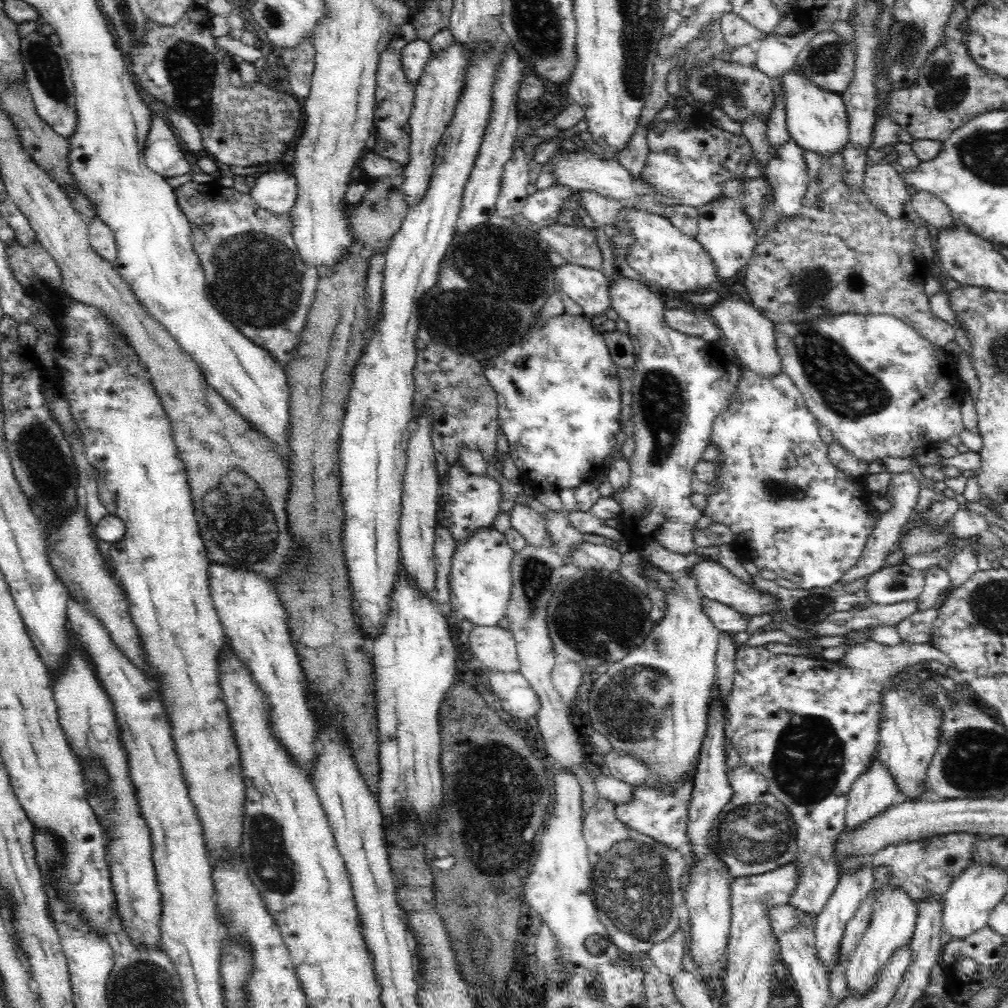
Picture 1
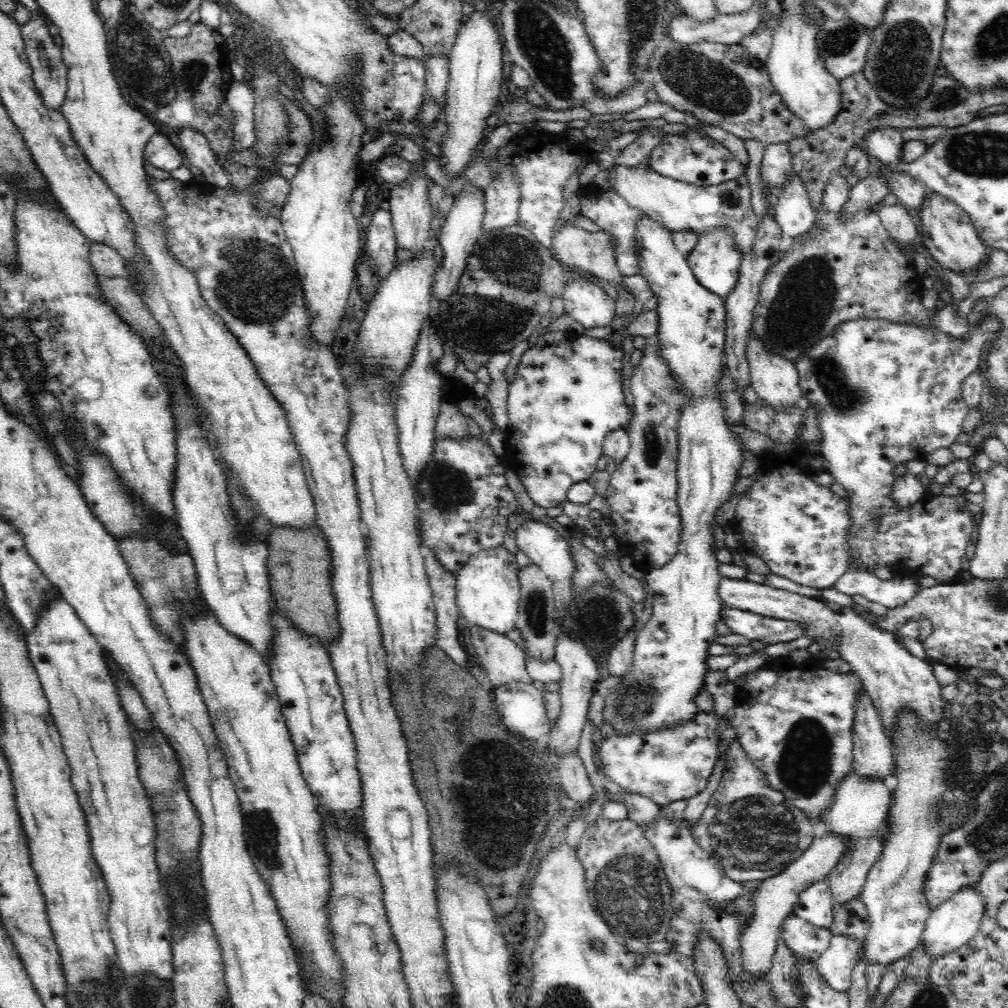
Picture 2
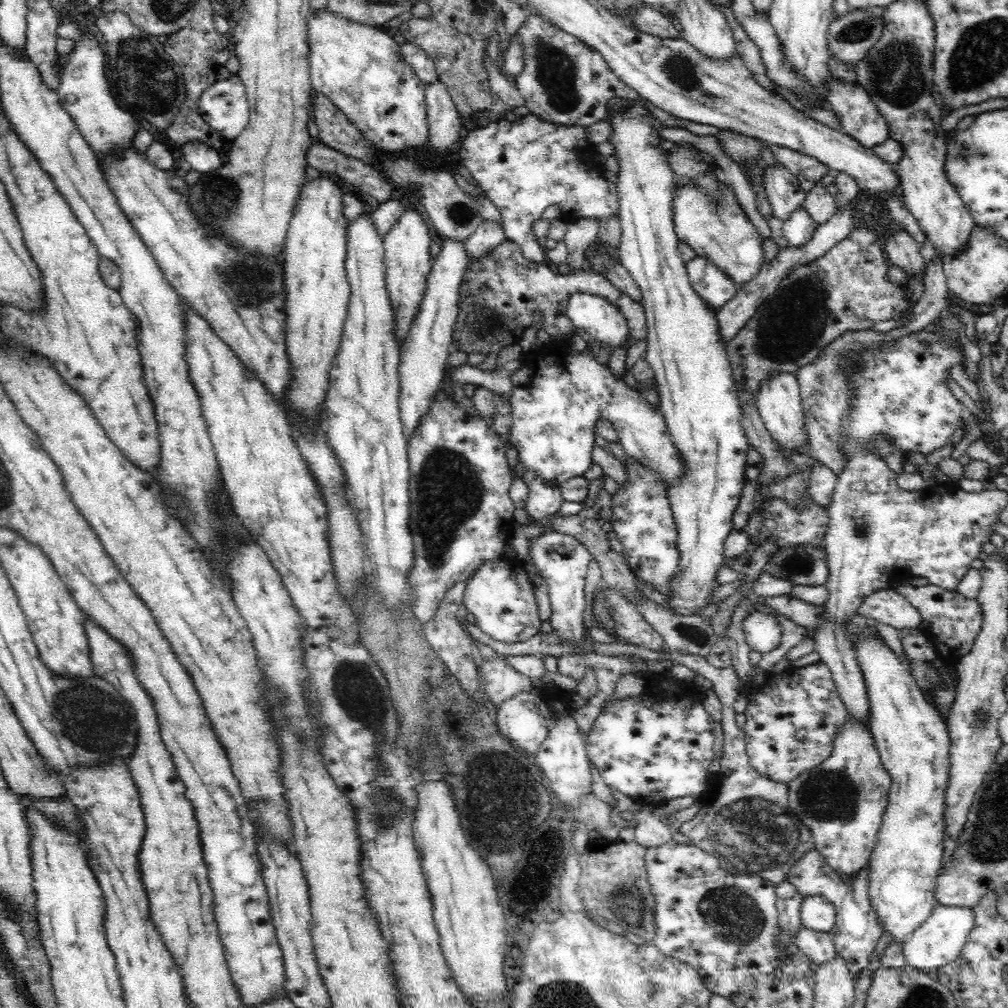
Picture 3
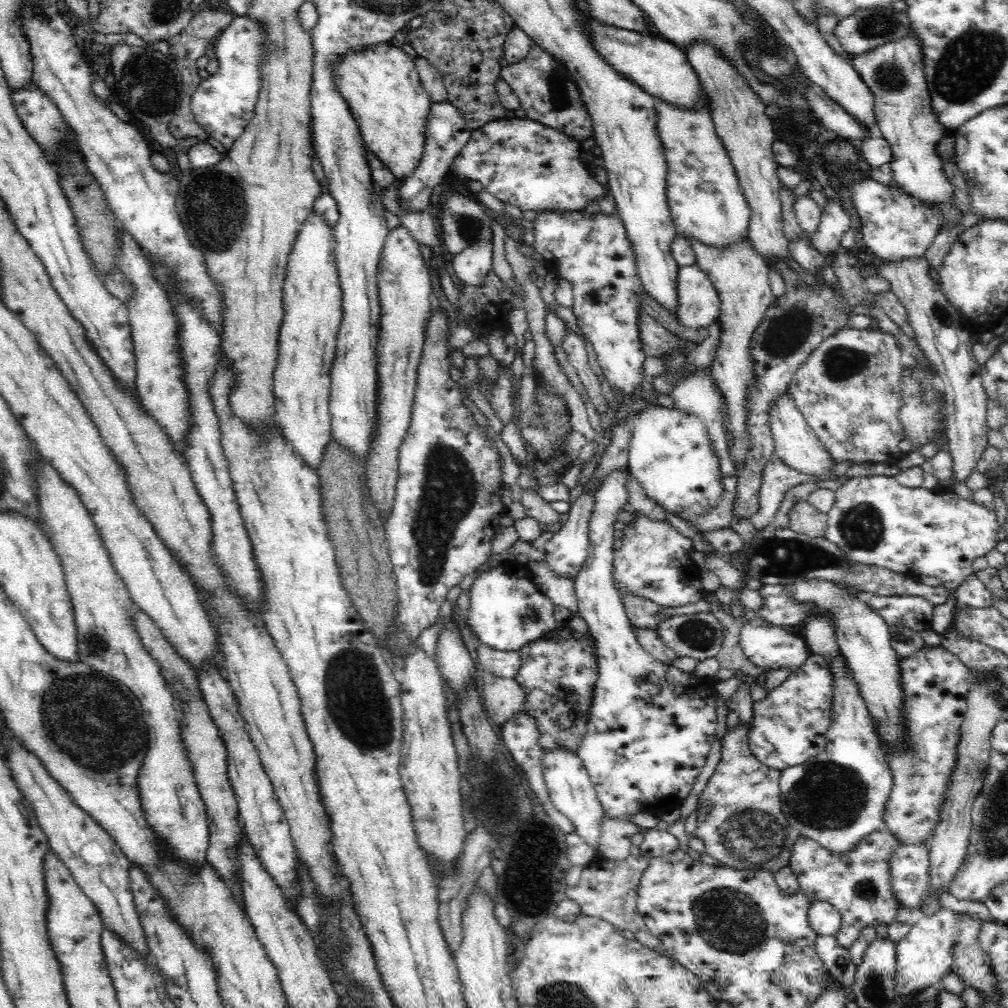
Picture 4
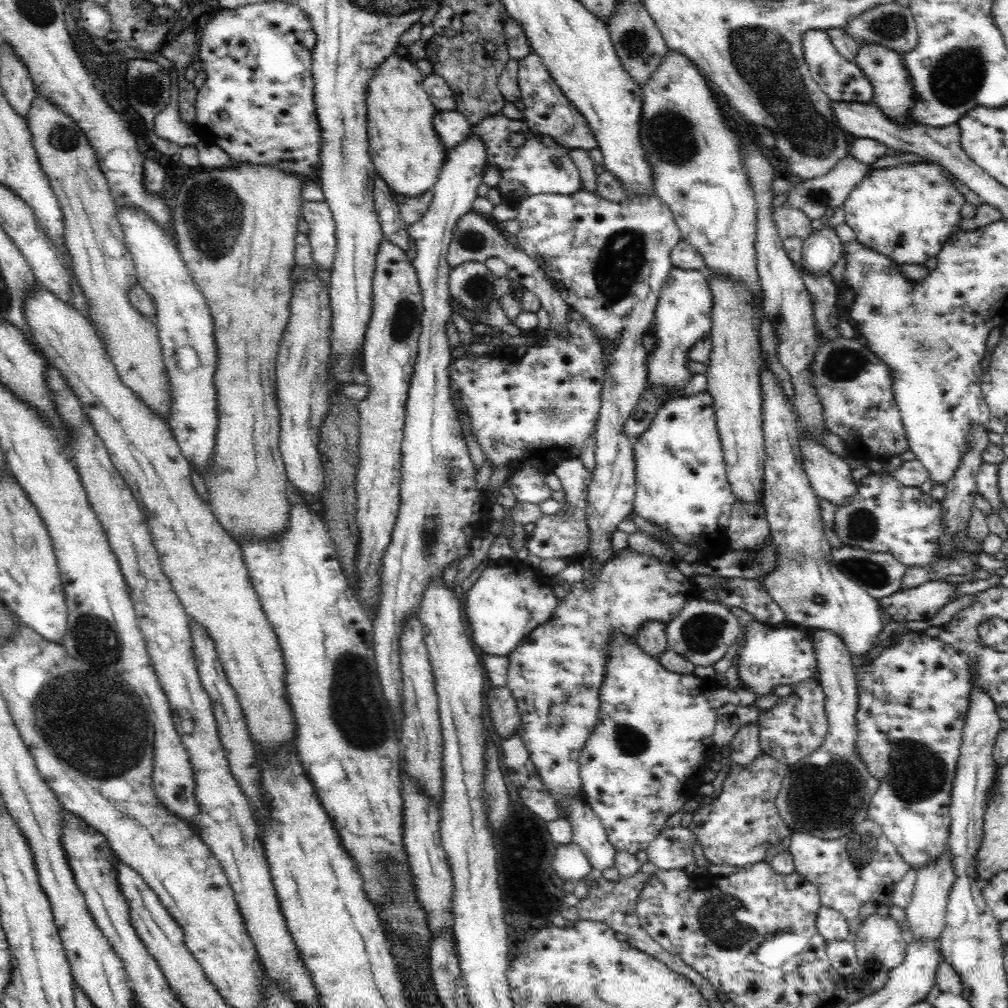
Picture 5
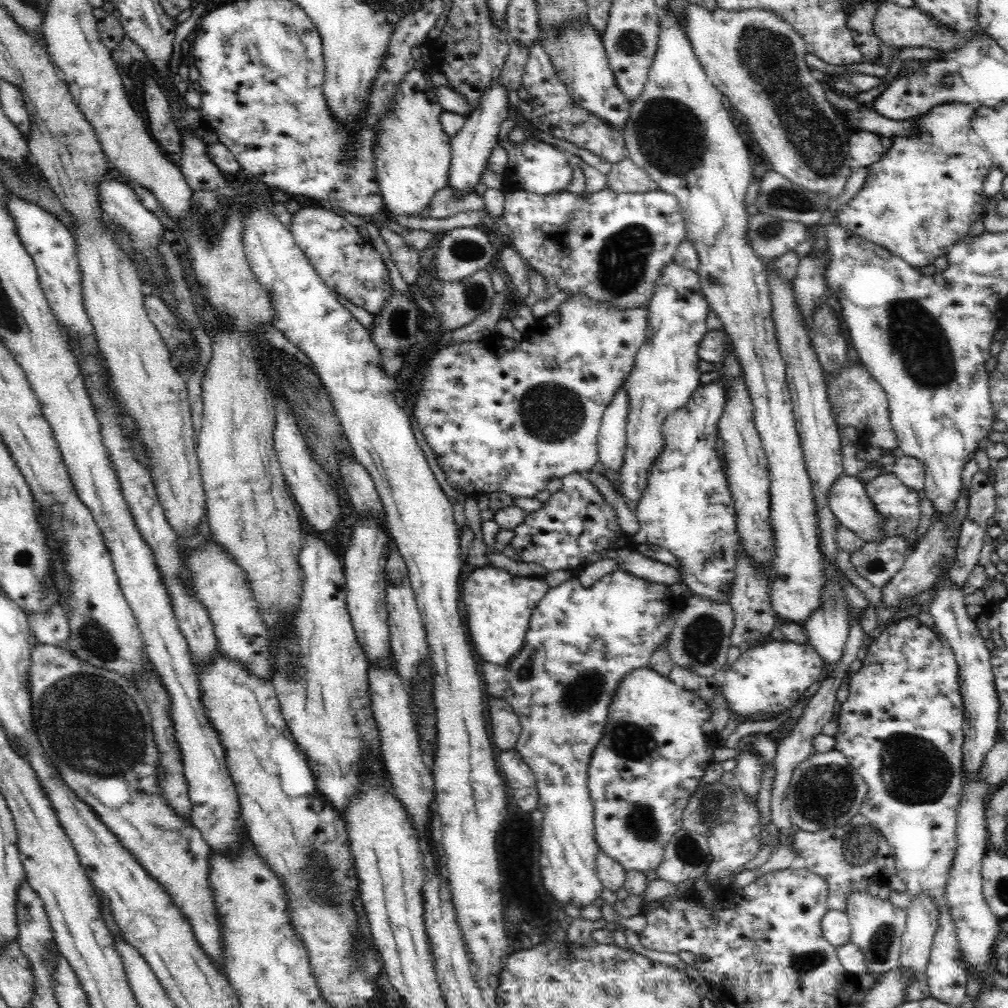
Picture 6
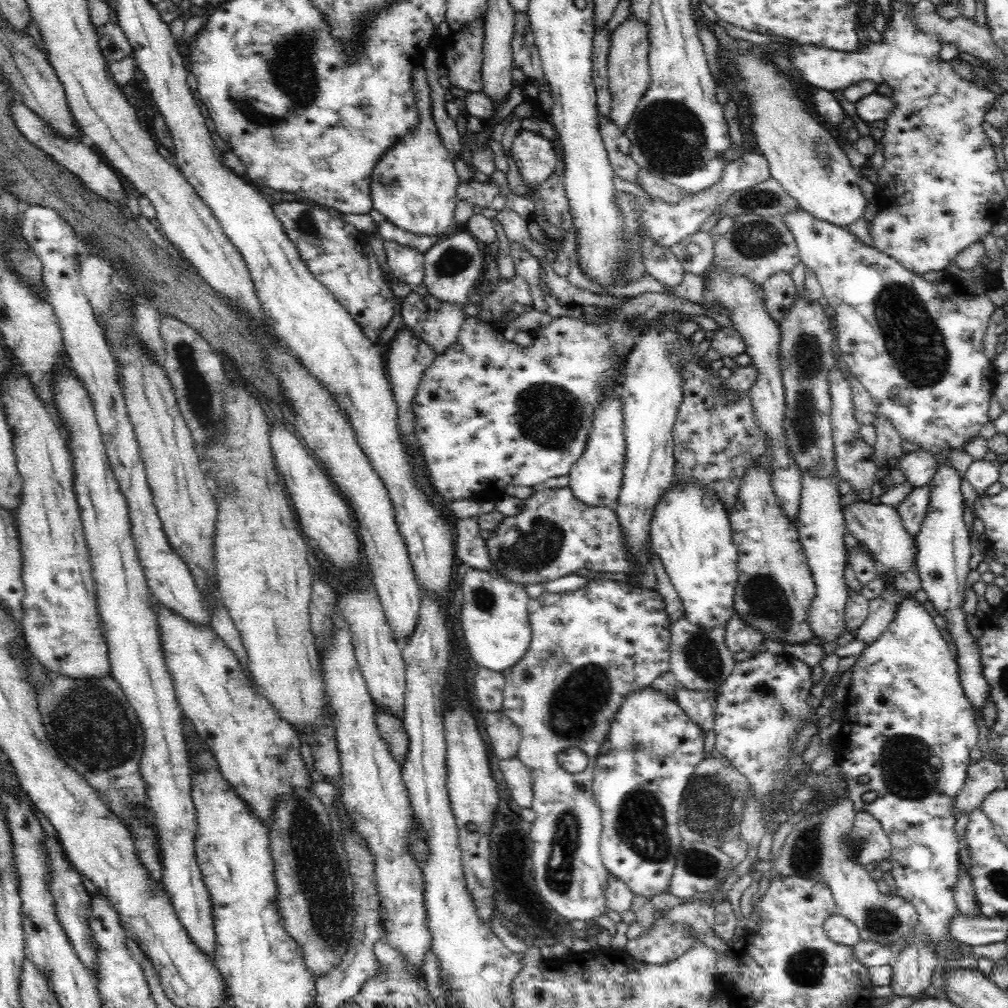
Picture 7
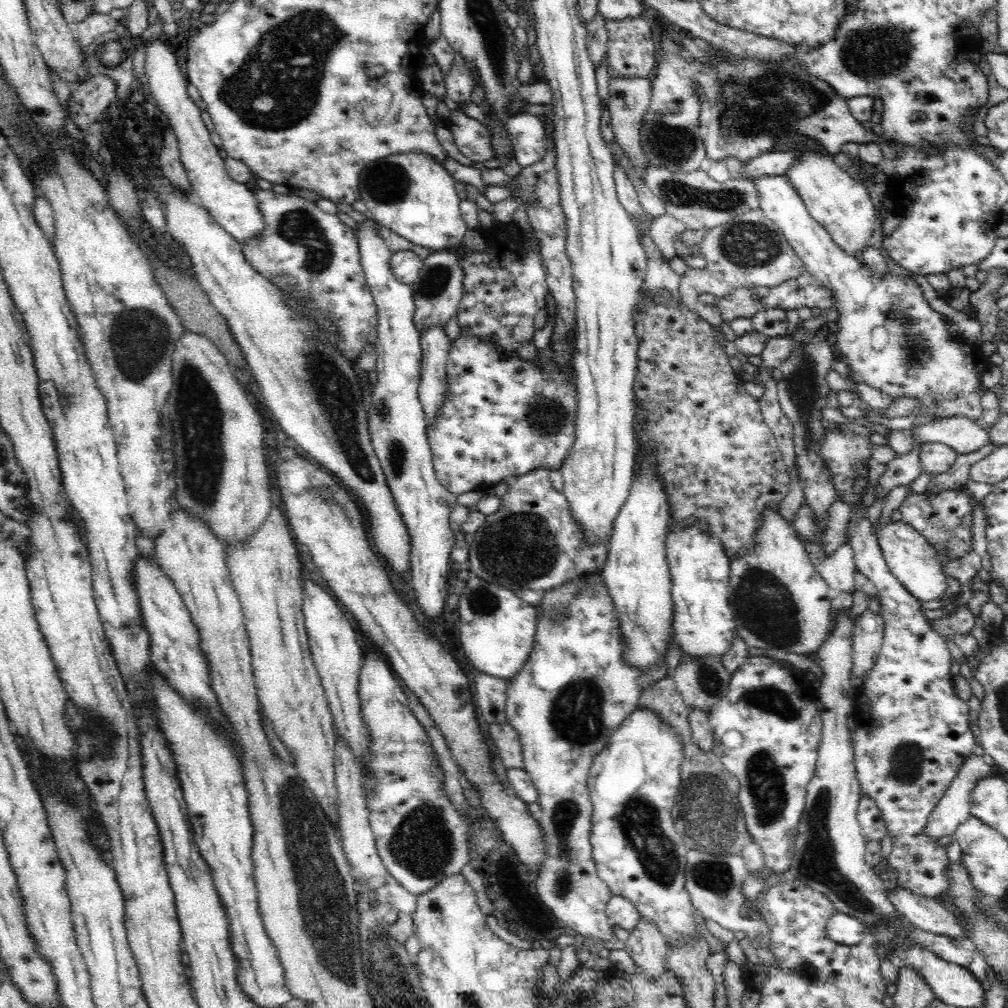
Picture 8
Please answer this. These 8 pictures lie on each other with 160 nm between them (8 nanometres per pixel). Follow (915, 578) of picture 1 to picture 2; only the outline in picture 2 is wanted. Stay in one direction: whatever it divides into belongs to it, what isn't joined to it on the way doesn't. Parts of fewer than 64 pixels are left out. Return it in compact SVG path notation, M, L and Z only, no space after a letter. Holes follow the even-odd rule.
M848 571L830 588L842 594L860 594L868 602L882 604L889 611L906 604L916 594L919 584L900 574L887 581L880 581L876 575L868 572Z

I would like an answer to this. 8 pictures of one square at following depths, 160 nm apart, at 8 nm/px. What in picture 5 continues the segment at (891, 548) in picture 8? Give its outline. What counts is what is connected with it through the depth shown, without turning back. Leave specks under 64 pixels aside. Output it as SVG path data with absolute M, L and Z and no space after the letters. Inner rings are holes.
M801 436L801 453L804 468L812 488L820 499L828 499L836 508L849 503L856 494L859 482L852 476L853 460L828 451L820 443Z

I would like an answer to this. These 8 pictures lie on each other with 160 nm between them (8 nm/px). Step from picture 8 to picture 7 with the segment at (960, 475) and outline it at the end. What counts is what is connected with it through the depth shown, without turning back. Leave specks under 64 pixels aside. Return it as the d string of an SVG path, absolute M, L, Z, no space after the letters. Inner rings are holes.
M930 484L926 486L915 487L912 492L902 500L896 507L898 514L902 517L905 529L911 534L916 536L924 516L929 509L931 495Z

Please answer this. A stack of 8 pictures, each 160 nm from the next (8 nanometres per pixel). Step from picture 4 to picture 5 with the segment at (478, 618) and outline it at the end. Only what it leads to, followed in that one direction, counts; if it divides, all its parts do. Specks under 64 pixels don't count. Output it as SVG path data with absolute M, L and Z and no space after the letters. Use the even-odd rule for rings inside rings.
M520 560L498 564L488 564L480 578L466 592L466 614L472 628L471 640L486 654L507 657L527 634L546 622L554 612L558 599L552 591L551 577L540 572L538 568L527 565Z

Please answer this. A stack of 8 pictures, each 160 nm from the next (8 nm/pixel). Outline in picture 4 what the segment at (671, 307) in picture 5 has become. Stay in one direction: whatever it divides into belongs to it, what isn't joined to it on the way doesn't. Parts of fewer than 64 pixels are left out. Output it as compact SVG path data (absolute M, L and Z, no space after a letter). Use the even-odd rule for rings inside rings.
M697 264L678 268L676 293L678 304L674 318L681 326L707 329L716 322L720 299L714 285Z

